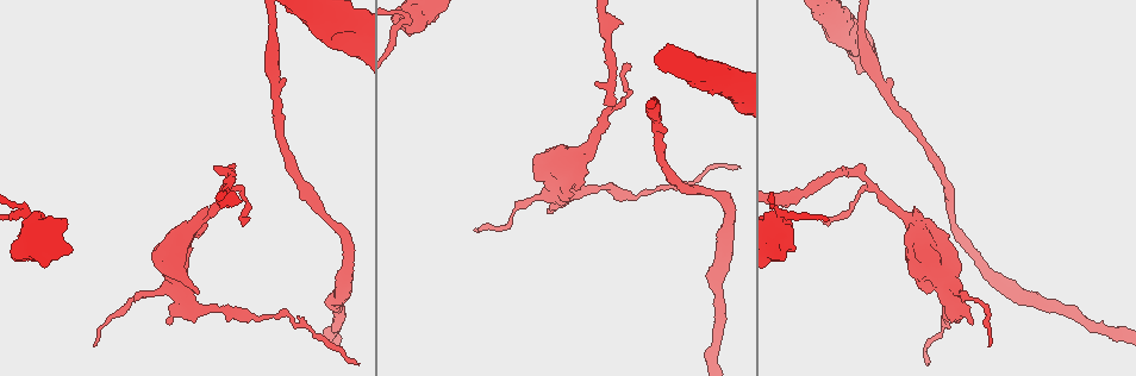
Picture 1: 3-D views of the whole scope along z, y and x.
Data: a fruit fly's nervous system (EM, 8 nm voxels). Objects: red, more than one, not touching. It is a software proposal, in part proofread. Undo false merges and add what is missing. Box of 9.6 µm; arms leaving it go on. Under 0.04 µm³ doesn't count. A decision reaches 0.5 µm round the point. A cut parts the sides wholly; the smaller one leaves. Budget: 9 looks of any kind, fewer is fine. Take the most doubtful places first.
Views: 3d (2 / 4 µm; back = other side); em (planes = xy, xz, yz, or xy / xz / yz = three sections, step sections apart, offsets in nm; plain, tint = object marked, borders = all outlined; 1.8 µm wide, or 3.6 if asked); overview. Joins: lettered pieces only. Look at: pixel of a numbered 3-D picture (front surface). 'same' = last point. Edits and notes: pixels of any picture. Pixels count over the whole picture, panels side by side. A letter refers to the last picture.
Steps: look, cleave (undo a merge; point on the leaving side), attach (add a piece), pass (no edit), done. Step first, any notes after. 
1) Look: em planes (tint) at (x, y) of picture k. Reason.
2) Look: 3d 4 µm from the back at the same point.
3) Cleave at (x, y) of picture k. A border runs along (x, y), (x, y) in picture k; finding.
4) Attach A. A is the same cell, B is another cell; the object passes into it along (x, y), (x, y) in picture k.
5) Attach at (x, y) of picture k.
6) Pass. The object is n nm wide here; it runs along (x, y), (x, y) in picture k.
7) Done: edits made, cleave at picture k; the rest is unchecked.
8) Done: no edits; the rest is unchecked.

Look: 3d 4 µm at (407, 16) of picture 1. Three-way junction.

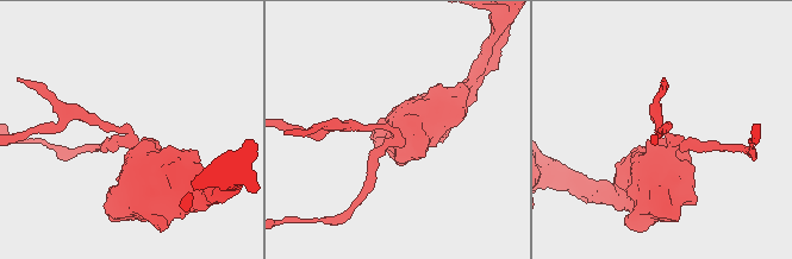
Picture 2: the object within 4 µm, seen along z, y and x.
Look: em 3.6 µm xz step 16 (tint) at (126, 132) of picture 2. 3 arms meet here; shape alone is not enough.

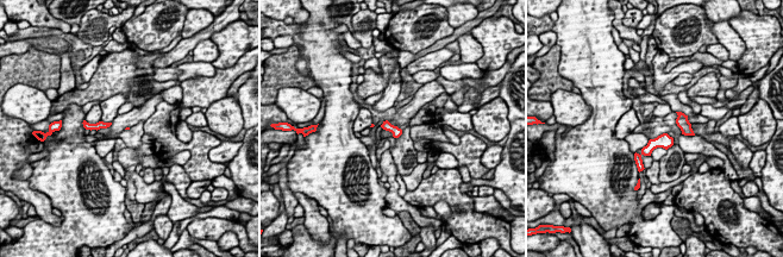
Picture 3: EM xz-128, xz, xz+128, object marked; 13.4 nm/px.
Look: em 3.6 µm planes (borders) at the same point. Cut it another way.

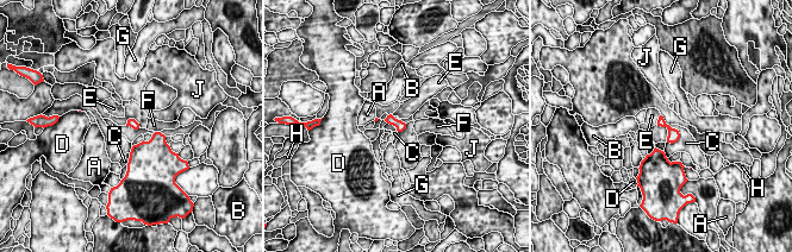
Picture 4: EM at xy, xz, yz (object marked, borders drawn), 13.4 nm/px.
Pass. A, B, C, D, E, F, G, H and J are other cells; a border runs along (660, 114), (656, 124) in picture 4; one neuron here.

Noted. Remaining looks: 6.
Look: em planes (borders) at (550, 212) of picture 1.

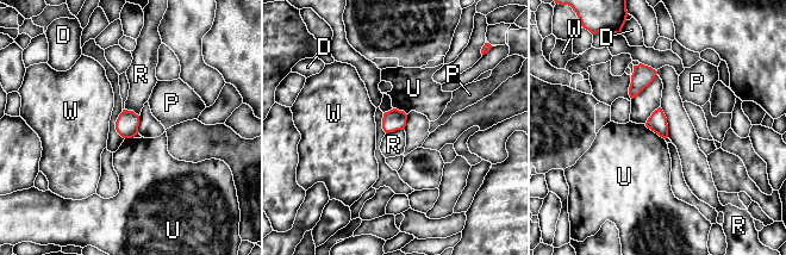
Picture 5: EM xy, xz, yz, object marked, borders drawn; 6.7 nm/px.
Pass. D, P, R, U and W are other cells; a border runs along (660, 107), (666, 118), (668, 136) in picture 5; none of them fits.

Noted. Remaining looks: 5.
Look: em planes (borders) at (990, 346) of picture 1.

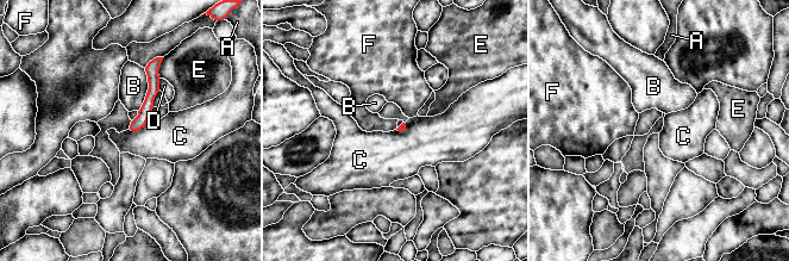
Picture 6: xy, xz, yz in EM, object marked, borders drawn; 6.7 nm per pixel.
Pass. A, B, C, D, E and F are other cells; a border runs along (146, 120), (139, 129), (130, 130) in picture 6; no lettered piece goes on from it.

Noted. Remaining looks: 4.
Look: 3d 2 µm from the back at (823, 222) of picture 1. Thin end.

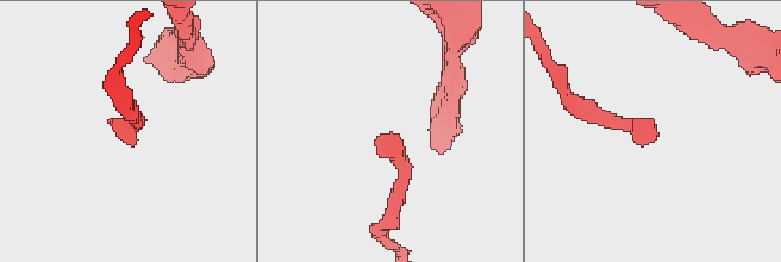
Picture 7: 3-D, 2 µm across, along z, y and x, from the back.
Look: em xy step 8 (tint) at (121, 136) of picture 7.

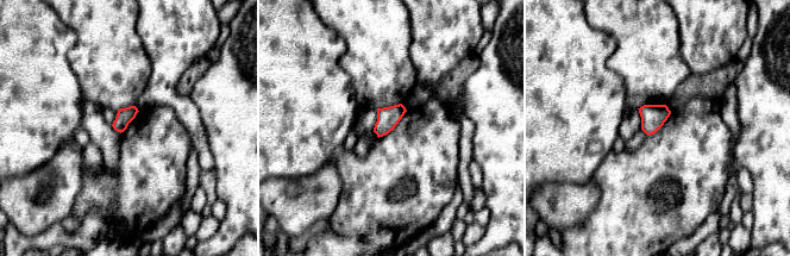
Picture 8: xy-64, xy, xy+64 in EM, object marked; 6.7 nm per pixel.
Look: em planes (borders) at the same point.

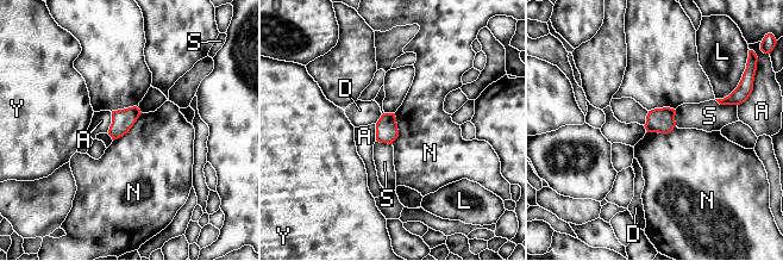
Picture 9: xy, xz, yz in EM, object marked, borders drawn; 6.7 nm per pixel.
Pass. The object is 150 nm wide here; A, D, L, N, S and Y are other cells; a border runs along (142, 113), (126, 132), (113, 141) in picture 9; none of them fits.

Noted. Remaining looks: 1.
Done: no edits; the rest is unchecked.

